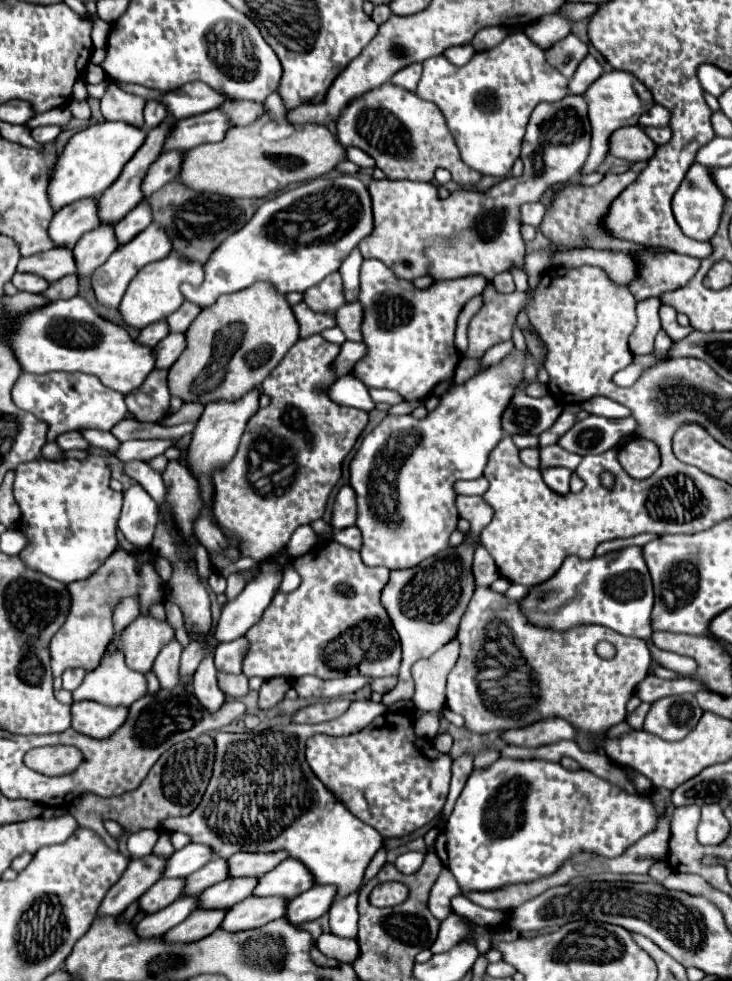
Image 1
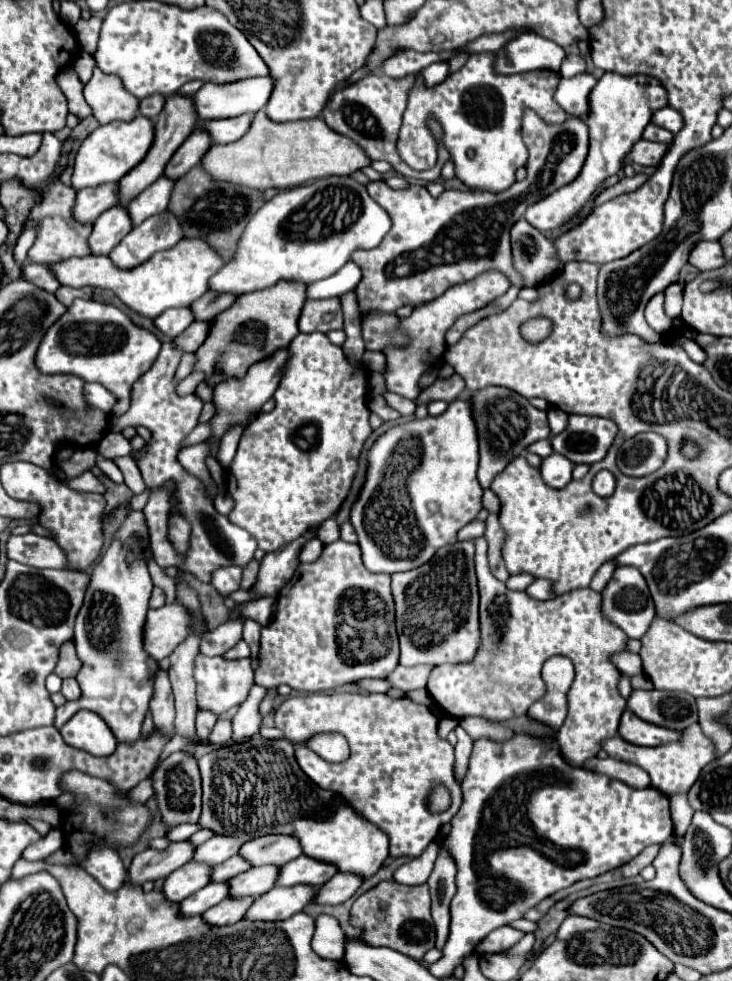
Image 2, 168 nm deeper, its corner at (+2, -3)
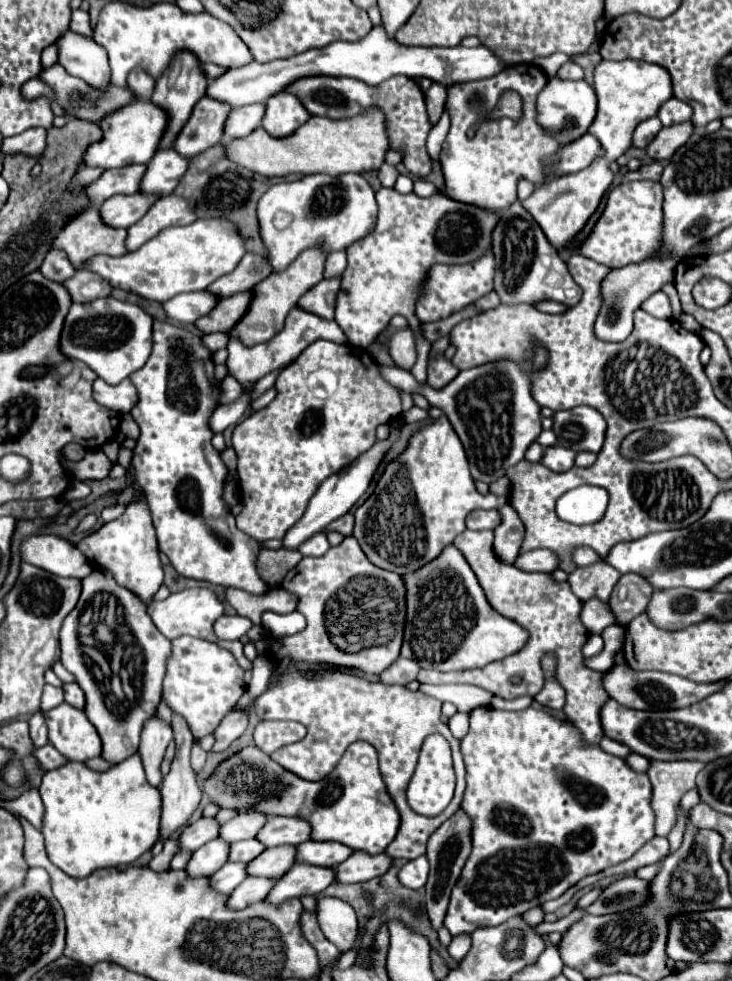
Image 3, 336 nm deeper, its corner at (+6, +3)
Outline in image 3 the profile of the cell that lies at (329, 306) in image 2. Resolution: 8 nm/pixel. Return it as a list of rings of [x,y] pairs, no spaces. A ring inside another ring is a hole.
[[[327,279],[327,281],[317,283],[313,289],[309,289],[299,299],[297,305],[307,313],[313,313],[313,315],[323,317],[327,321],[333,321],[337,293],[339,293],[339,279]]]

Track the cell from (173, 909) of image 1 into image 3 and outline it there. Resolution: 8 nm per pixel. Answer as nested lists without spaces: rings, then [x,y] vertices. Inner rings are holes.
[[[225,863],[217,873],[211,875],[211,887],[217,893],[229,895],[245,877],[245,863]]]

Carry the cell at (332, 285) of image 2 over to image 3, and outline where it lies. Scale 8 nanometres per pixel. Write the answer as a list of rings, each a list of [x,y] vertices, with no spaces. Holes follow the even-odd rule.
[[[345,251],[339,253],[329,253],[327,261],[325,261],[325,275],[323,279],[333,279],[333,277],[341,277],[343,269],[347,267],[347,259],[345,259]]]

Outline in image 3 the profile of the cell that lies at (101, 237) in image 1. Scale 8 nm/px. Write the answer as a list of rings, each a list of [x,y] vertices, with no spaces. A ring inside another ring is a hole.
[[[133,193],[133,195],[115,195],[101,205],[101,219],[113,229],[127,229],[137,223],[147,209],[157,201],[155,195]]]

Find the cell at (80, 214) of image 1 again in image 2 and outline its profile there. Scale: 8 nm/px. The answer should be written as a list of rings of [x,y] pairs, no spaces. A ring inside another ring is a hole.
[[[119,183],[85,187],[77,191],[77,203],[75,203],[73,215],[81,223],[93,223],[103,211],[115,207],[117,203],[119,203]]]

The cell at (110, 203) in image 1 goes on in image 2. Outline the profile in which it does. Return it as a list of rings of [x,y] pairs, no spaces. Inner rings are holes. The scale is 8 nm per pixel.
[[[175,93],[175,95],[165,99],[163,111],[155,119],[155,141],[151,145],[151,151],[147,153],[147,159],[143,159],[143,163],[139,163],[139,167],[135,167],[135,171],[131,171],[131,175],[123,177],[123,183],[119,183],[119,193],[121,193],[121,203],[119,205],[125,207],[135,195],[139,195],[145,187],[149,187],[155,179],[159,179],[163,175],[165,165],[169,163],[173,153],[179,149],[179,145],[191,135],[191,131],[197,125],[197,119],[199,117],[197,117],[197,109],[195,109],[193,97]]]

